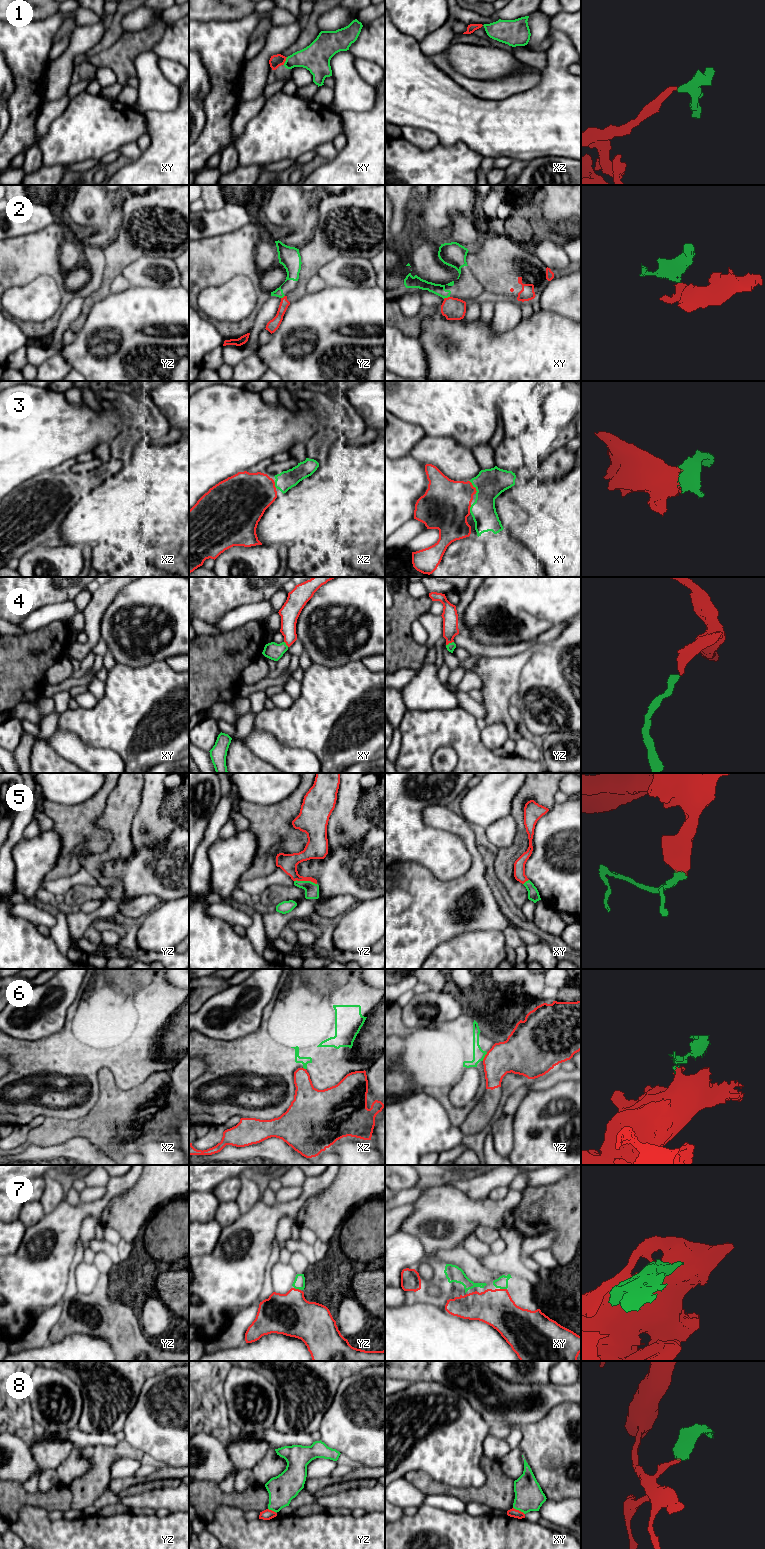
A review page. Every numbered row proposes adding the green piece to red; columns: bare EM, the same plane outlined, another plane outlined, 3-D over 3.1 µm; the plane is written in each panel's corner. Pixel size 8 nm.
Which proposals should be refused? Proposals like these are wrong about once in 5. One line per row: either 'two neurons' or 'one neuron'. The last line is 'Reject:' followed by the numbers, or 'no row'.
1: one neuron
2: two neurons
3: one neuron
4: one neuron
5: one neuron
6: two neurons
7: one neuron
8: two neurons
Reject: 2, 6, 8

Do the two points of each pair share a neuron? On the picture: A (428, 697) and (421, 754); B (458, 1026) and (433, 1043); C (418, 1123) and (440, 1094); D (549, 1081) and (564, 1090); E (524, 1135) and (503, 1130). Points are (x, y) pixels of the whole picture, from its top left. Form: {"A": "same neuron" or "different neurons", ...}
{"A": "different neurons", "B": "same neuron", "C": "different neurons", "D": "different neurons", "E": "different neurons"}

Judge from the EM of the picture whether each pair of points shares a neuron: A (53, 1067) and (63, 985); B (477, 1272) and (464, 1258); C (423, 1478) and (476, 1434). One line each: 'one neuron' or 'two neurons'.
A: two neurons
B: one neuron
C: two neurons

